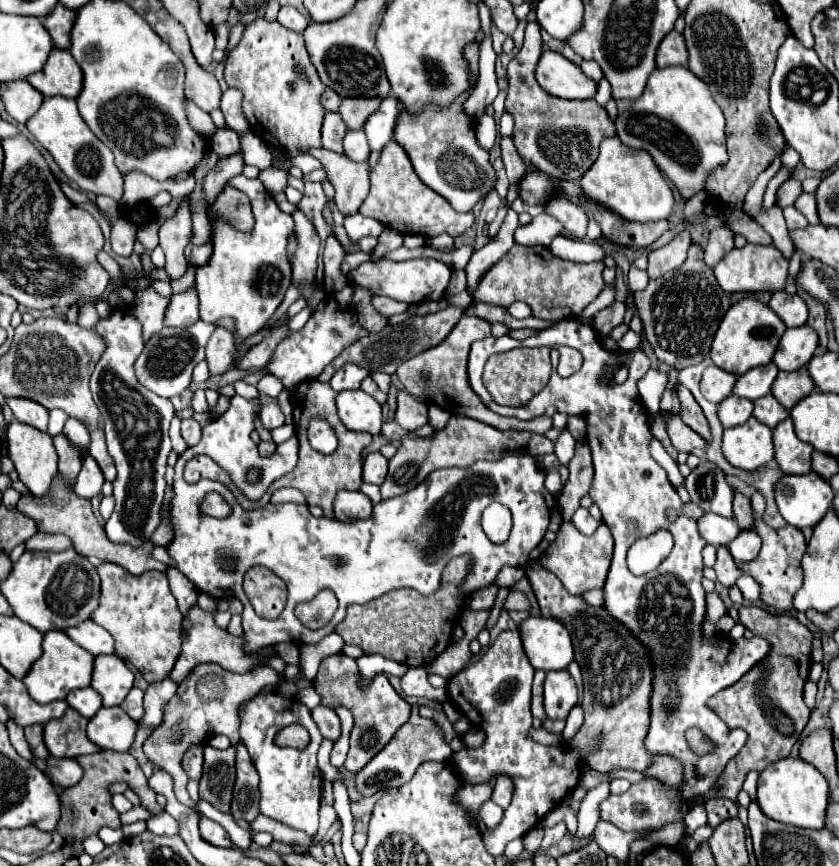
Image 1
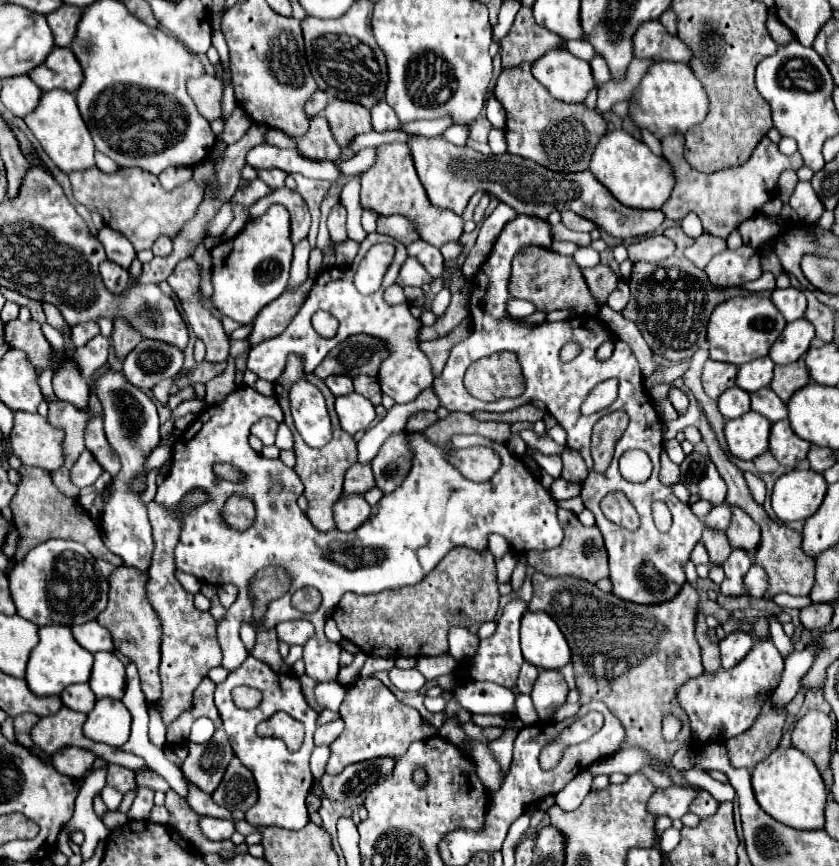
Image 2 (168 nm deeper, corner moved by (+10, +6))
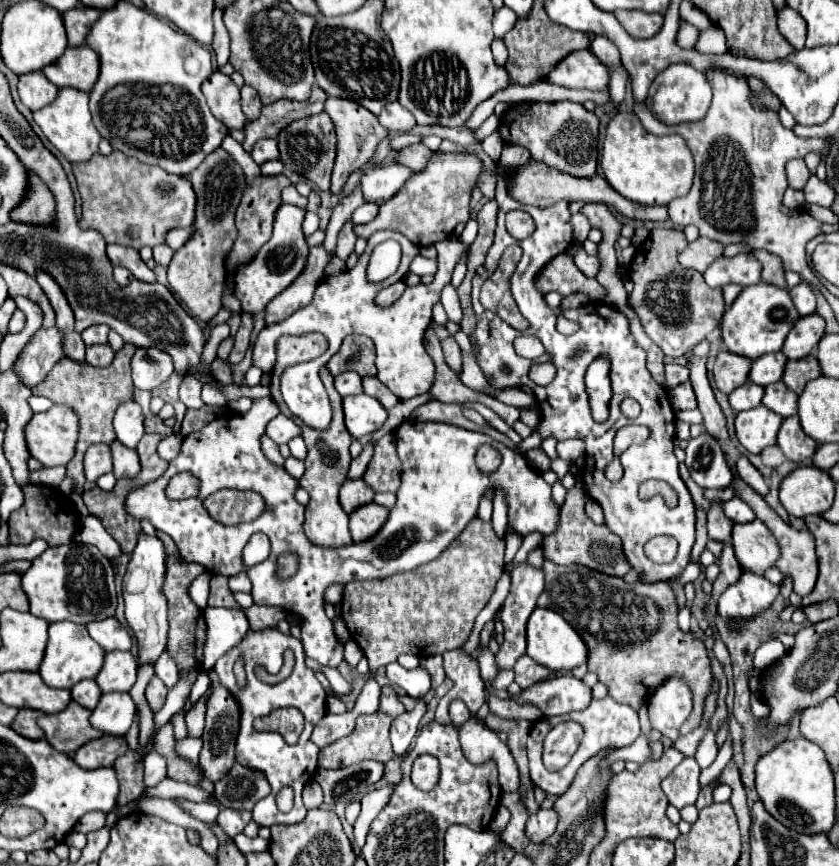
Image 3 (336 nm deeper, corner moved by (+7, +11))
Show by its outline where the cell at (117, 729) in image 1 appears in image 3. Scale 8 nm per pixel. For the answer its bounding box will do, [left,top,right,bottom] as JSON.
[90,693,136,735]

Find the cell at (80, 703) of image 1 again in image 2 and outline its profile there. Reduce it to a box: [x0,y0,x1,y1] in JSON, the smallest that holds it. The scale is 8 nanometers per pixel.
[61,684,95,712]

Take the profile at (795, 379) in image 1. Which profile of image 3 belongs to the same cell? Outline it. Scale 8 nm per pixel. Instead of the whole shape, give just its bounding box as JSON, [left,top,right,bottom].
[782,355,822,393]

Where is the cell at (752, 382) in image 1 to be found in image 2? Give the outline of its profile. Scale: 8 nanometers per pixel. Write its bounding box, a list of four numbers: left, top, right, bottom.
[735,356,773,392]

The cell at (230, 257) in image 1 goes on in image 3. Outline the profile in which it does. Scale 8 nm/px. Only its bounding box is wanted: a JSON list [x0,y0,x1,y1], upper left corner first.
[236,205,308,313]

